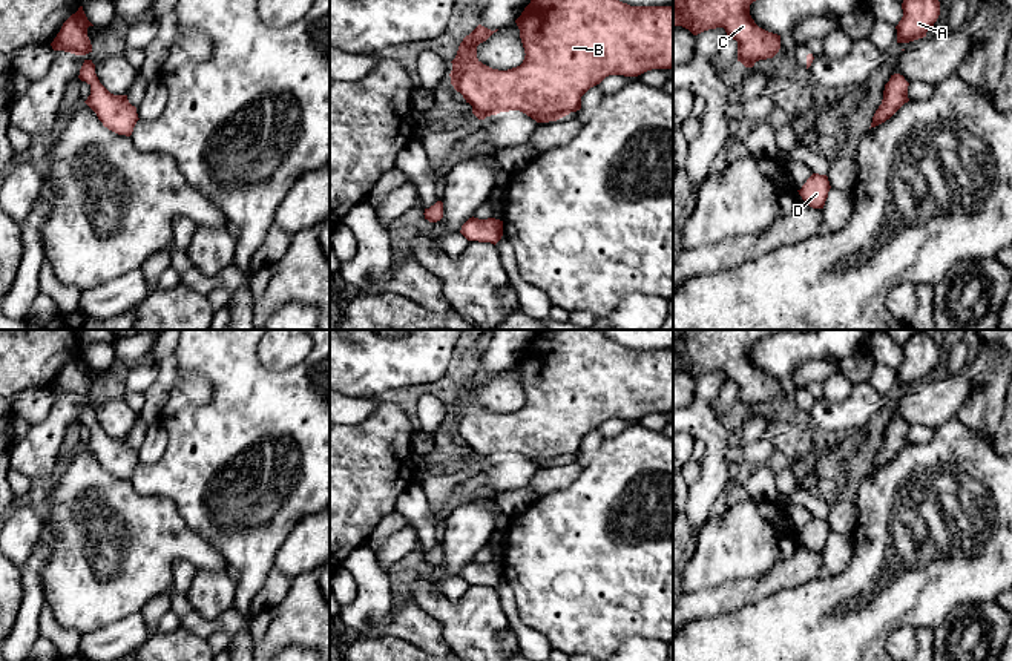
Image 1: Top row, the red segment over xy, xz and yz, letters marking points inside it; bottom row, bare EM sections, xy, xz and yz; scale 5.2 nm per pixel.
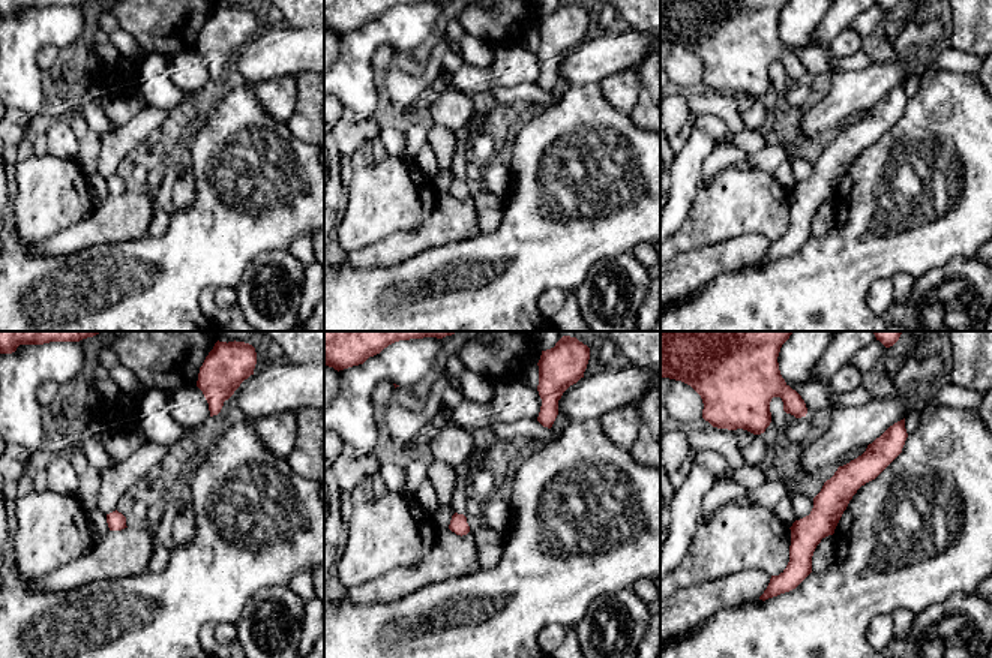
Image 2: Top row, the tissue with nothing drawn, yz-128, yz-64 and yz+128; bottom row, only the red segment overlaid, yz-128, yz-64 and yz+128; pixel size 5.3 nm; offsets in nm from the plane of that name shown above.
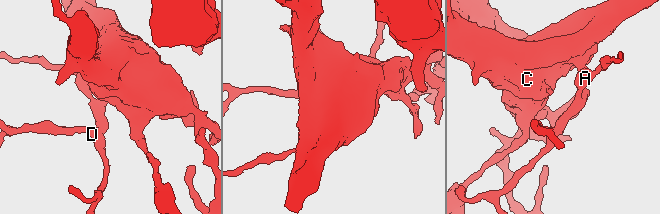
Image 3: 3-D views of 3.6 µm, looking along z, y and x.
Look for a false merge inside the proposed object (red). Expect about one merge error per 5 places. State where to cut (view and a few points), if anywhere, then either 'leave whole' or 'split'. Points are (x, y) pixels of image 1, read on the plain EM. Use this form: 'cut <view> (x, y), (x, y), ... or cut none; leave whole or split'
cut none; leave whole

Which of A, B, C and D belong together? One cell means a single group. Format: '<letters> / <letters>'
A B C D

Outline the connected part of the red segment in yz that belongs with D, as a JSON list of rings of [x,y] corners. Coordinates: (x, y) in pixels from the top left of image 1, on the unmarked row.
[[[813,517],[797,535],[810,551],[823,552],[830,532],[826,518]]]

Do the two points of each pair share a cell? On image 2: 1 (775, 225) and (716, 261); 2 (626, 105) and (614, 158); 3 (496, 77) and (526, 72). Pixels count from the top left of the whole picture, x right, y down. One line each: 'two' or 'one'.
1: two
2: two
3: one

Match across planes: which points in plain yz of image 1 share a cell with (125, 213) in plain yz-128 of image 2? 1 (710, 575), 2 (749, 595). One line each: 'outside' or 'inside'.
1: outside
2: inside

